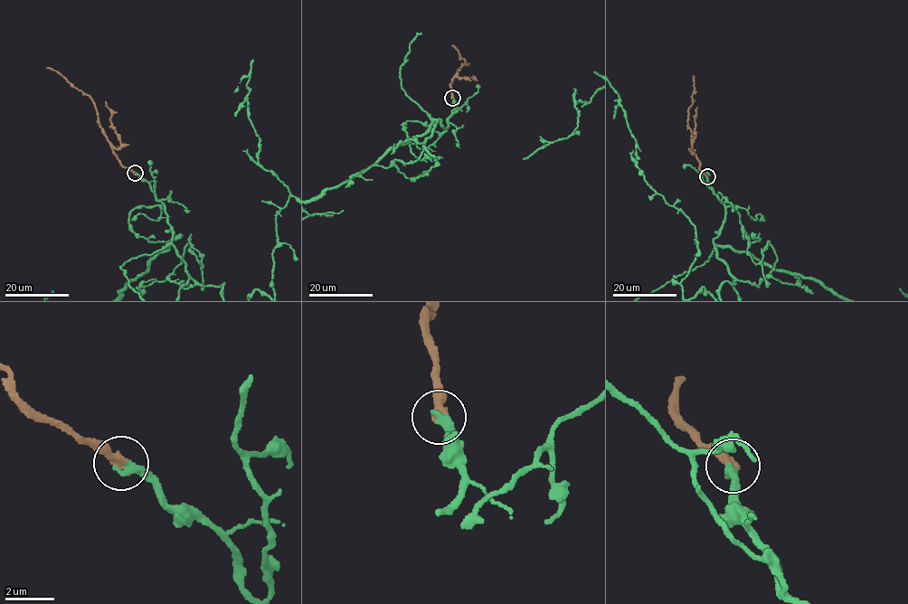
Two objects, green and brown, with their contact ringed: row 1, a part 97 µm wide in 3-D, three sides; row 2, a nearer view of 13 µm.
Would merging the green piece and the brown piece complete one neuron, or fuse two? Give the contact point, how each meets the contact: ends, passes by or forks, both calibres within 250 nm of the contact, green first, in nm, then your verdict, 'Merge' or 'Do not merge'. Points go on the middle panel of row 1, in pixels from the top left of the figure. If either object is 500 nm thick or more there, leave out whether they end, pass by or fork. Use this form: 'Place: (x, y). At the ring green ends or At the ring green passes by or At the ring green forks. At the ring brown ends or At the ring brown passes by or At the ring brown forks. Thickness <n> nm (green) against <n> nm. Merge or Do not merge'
Place: (452, 98). At the ring green ends. At the ring brown ends. Thickness 380 nm (green) against 400 nm. Merge

